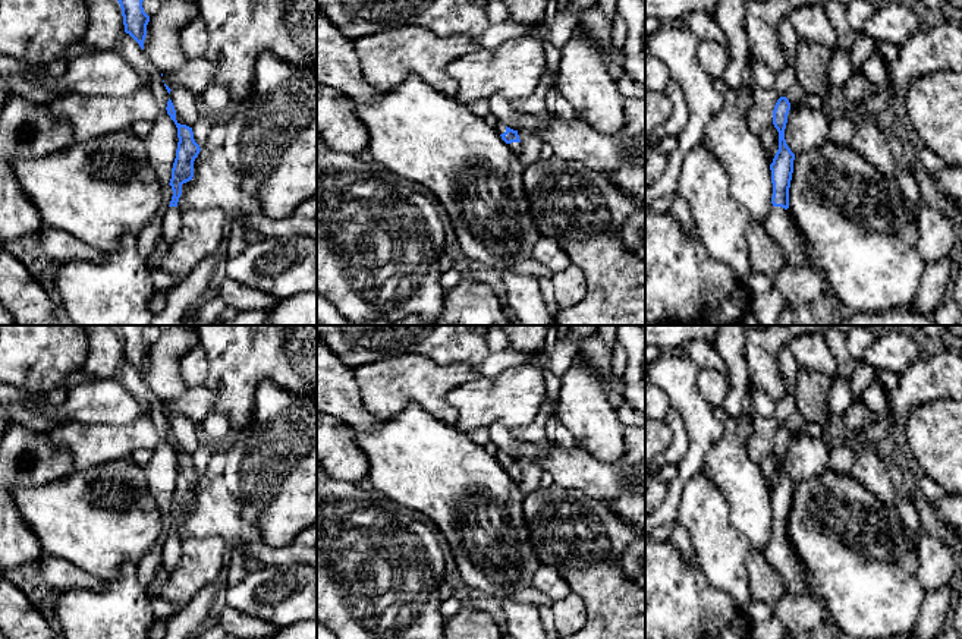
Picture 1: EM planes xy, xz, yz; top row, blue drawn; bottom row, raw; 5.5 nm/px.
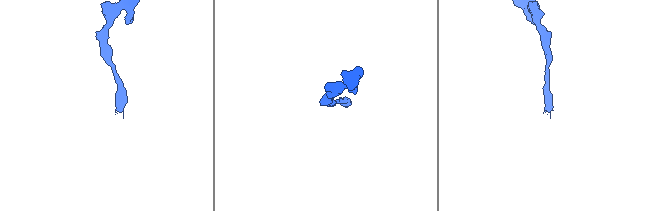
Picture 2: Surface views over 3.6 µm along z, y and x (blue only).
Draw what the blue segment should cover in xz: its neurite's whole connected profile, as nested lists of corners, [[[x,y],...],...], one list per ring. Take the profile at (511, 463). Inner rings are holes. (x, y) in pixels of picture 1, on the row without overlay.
[[[499,451],[496,454],[496,459],[502,465],[502,468],[509,473],[512,481],[519,485],[519,482],[522,481],[522,472],[521,472],[518,459],[513,459],[503,451]]]

